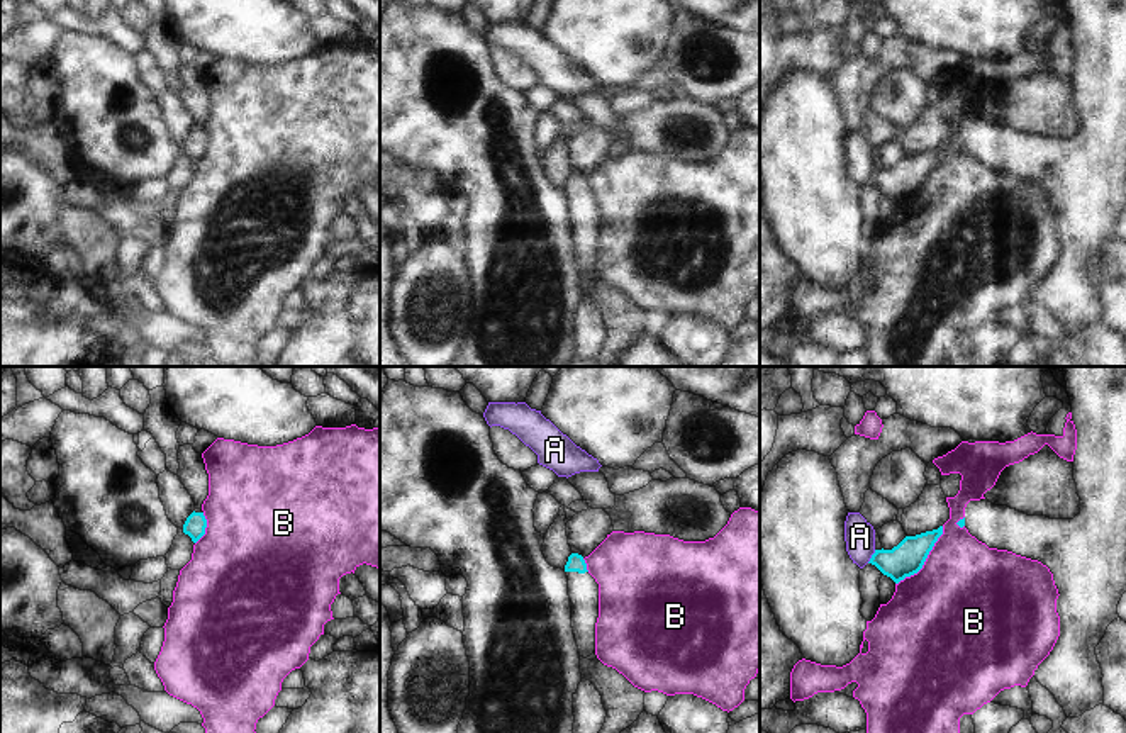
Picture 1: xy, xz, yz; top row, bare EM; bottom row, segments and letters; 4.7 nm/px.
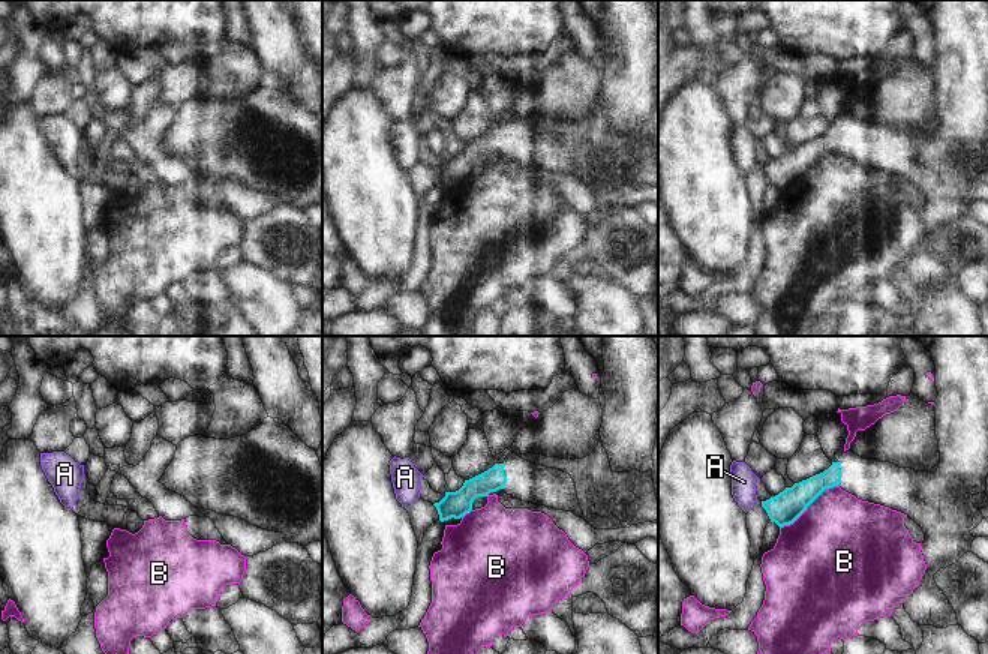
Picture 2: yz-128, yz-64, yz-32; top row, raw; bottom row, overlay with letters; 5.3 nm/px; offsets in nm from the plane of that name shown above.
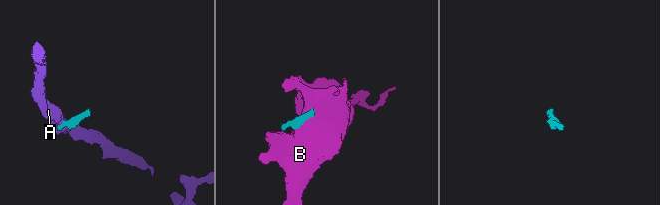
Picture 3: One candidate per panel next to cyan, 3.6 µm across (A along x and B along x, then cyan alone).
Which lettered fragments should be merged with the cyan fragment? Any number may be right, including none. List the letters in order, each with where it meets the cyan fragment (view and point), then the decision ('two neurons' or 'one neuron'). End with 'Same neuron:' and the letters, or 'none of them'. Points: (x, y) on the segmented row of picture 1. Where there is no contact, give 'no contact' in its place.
A: contact yz (872, 557); two neurons
B: contact yz (925, 560); two neurons
Same neuron: none of them

